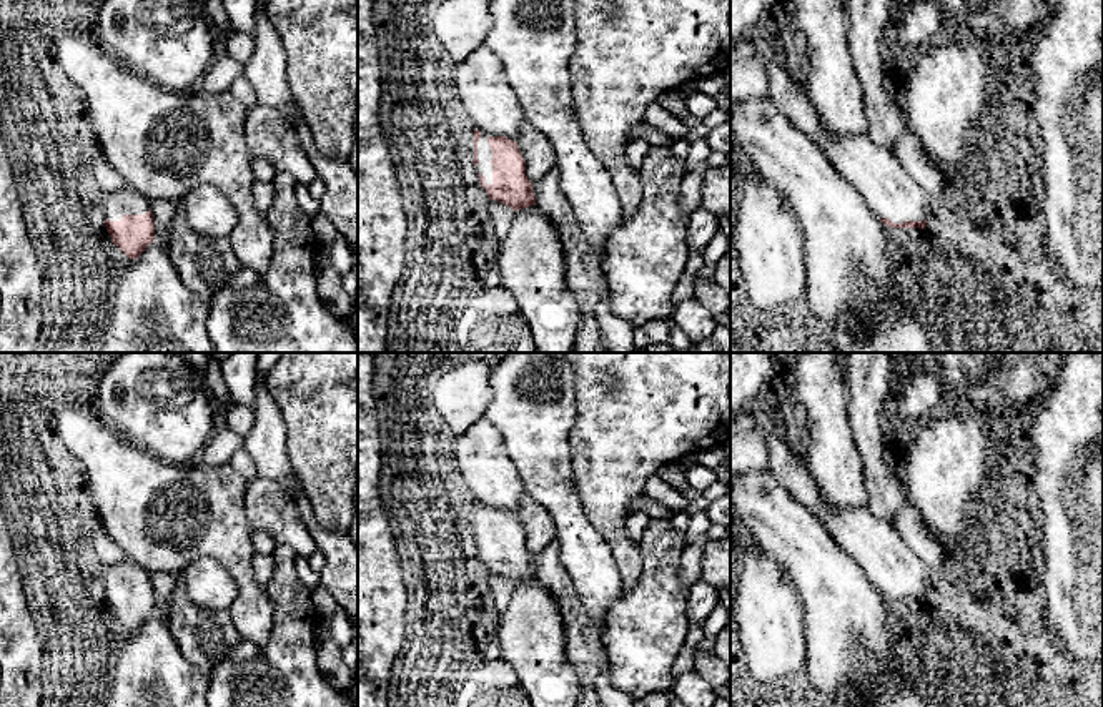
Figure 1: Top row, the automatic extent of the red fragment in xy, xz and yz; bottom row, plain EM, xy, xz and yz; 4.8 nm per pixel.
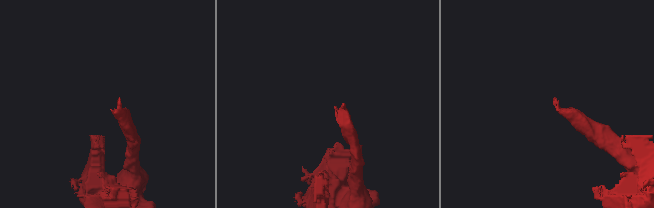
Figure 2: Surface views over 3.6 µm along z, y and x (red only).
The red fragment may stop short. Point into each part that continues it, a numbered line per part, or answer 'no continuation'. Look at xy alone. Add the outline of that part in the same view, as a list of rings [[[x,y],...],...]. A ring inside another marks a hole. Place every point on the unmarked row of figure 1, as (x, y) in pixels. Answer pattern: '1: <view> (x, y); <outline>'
1: xy (125, 574); [[[128,559],[115,566],[101,564],[101,571],[103,587],[110,594],[120,594],[123,587],[145,587],[150,582],[148,572]]]

